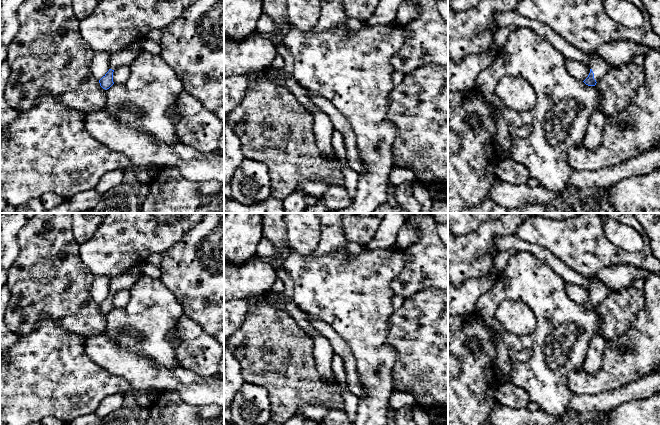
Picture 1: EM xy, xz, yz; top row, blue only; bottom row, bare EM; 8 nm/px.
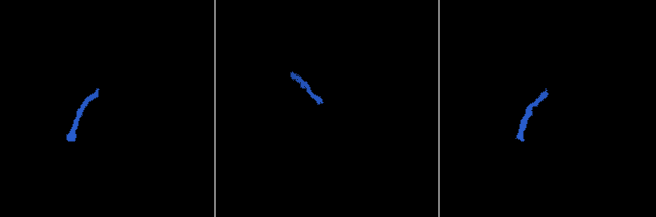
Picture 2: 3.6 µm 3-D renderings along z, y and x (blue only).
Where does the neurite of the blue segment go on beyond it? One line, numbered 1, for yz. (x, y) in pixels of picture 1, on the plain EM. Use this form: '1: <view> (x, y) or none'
1: yz (600, 292)

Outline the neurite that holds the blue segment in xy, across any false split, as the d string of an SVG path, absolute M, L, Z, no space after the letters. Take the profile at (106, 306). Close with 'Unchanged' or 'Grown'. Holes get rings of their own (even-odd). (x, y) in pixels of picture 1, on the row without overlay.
M123 273L118 276L112 277L111 282L109 285L109 295L99 304L100 310L107 314L109 313L113 308L113 296L115 293L121 291L130 289L140 275L134 275L129 273Z. Grown

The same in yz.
M515 235L502 237L496 236L494 238L494 243L499 251L514 249L517 252L528 252L533 254L536 258L545 262L559 274L566 283L577 285L589 291L590 297L583 305L588 310L595 310L596 307L613 292L611 288L608 288L601 282L594 280L593 278L581 276L561 262L557 257L552 255L548 250L540 248L535 244L525 242L517 238Z. Grown

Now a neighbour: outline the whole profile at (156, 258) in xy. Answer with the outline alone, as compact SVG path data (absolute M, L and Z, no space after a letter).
M154 253L149 255L145 262L159 267L161 261L162 261L162 253Z

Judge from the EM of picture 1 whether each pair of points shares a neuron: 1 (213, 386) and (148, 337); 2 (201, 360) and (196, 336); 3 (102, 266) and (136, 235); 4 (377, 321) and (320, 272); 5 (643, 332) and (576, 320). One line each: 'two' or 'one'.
1: two
2: one
3: one
4: one
5: two

